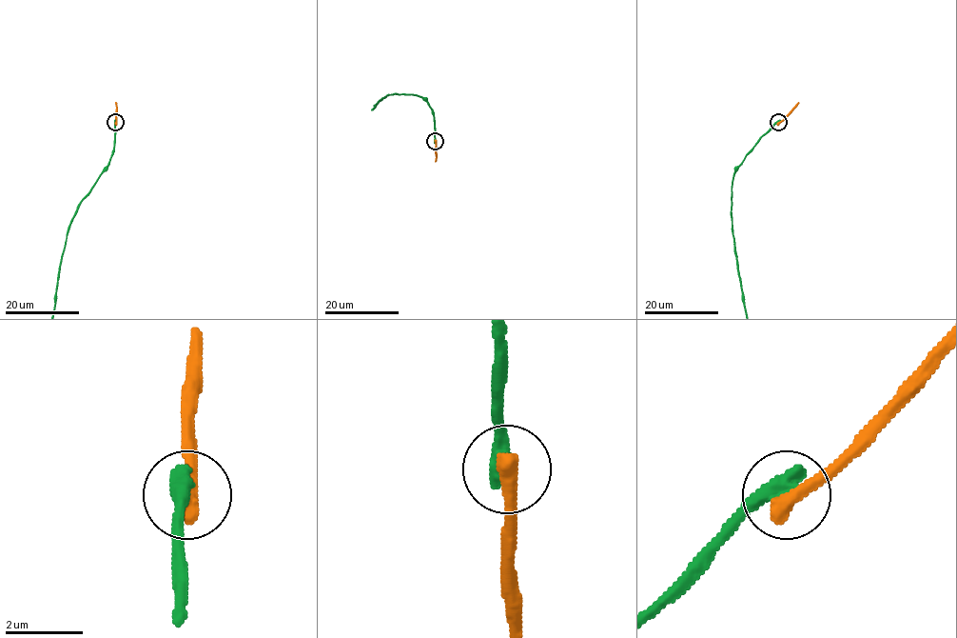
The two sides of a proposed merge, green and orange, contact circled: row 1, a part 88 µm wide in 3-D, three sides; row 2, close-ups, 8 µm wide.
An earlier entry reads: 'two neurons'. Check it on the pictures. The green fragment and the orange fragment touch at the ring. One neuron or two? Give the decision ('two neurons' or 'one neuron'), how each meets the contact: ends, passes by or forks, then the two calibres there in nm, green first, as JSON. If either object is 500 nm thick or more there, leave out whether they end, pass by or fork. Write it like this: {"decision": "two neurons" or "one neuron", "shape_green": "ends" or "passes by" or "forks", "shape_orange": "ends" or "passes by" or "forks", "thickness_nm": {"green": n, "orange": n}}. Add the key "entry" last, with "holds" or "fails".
{"decision": "two neurons", "thickness_nm": {"green": 550, "orange": 500}, "entry": "holds"}

